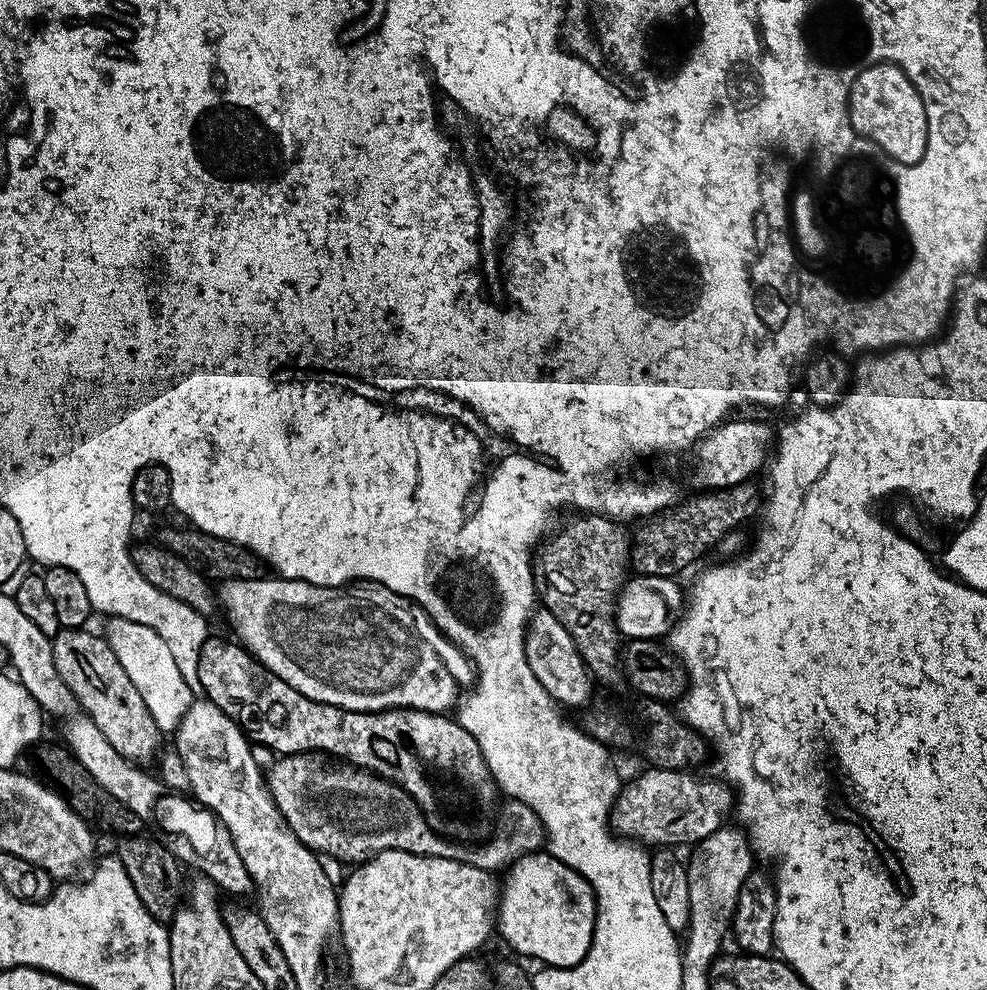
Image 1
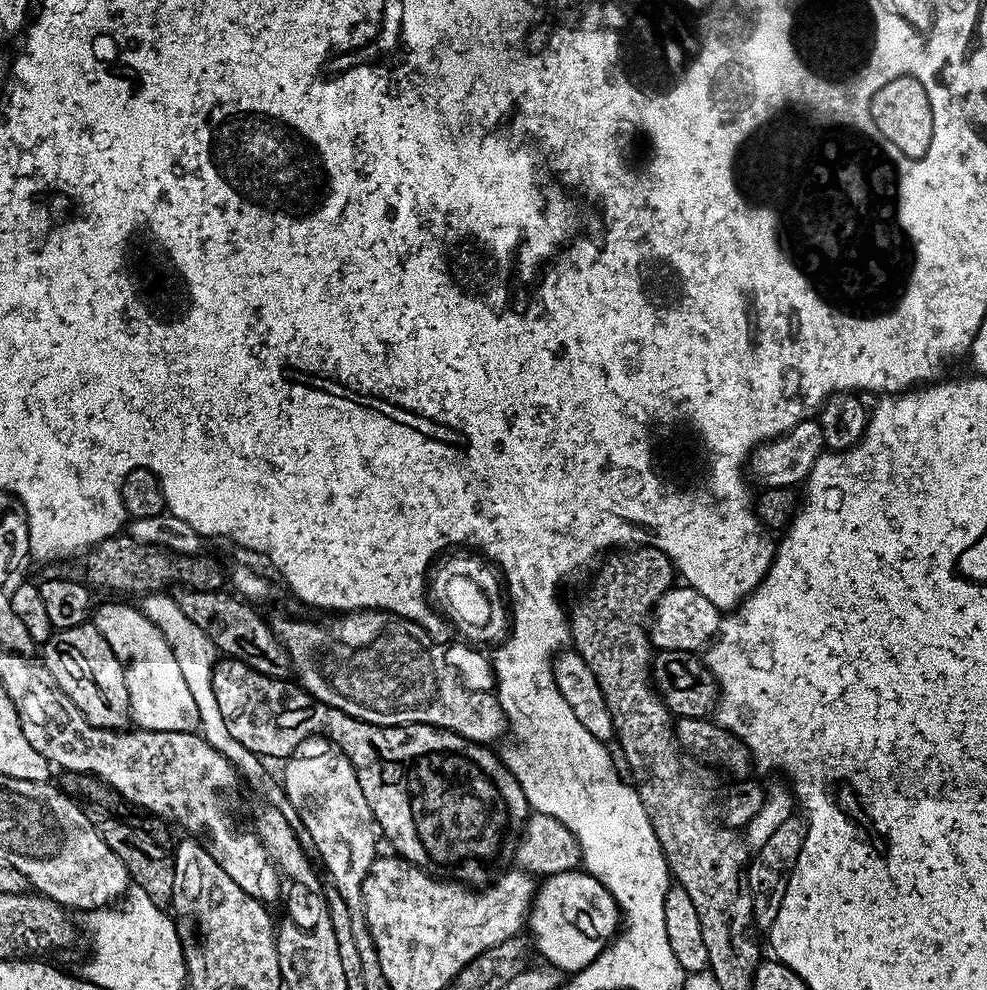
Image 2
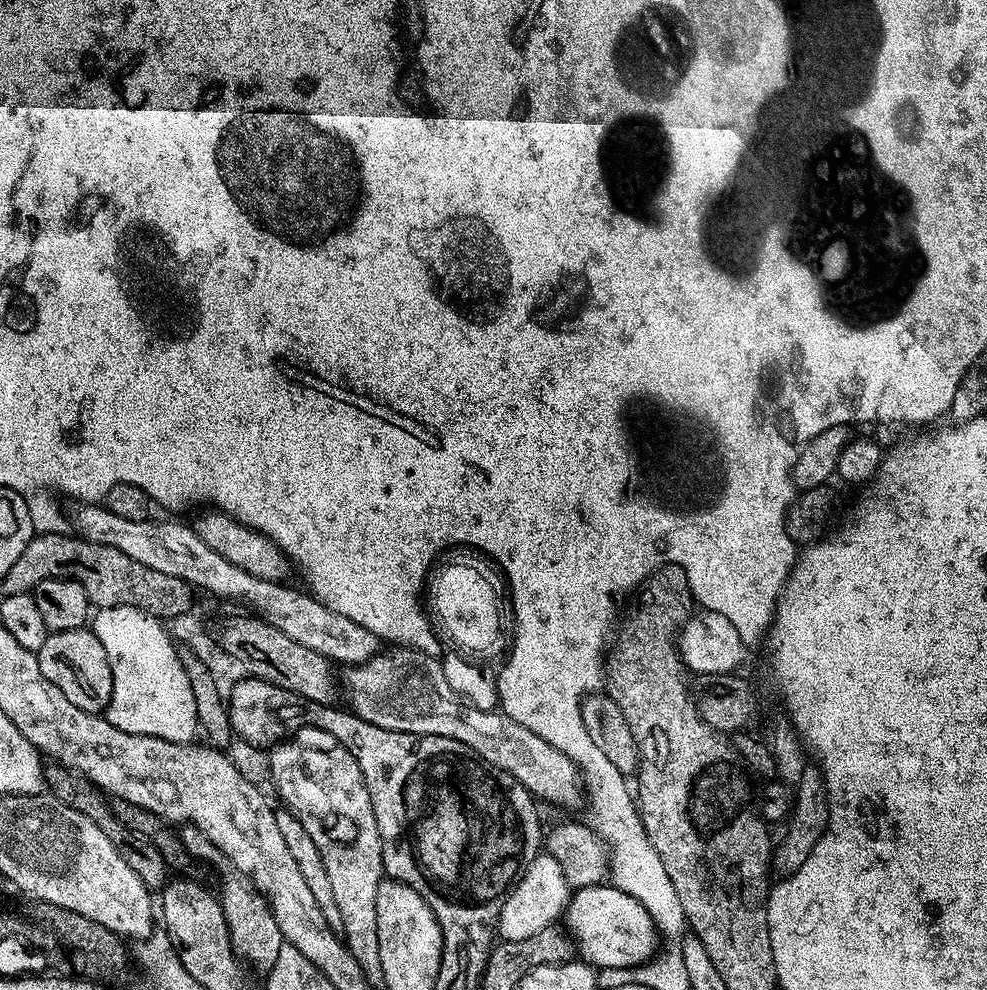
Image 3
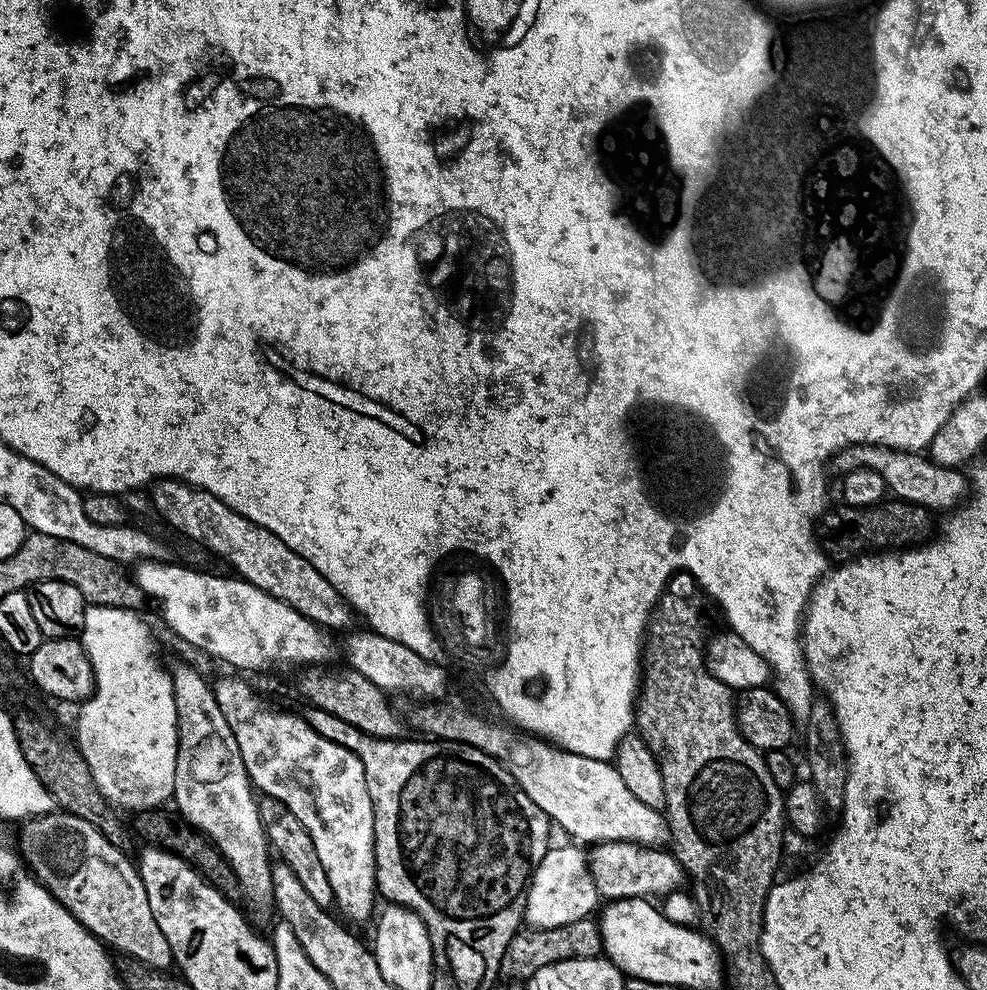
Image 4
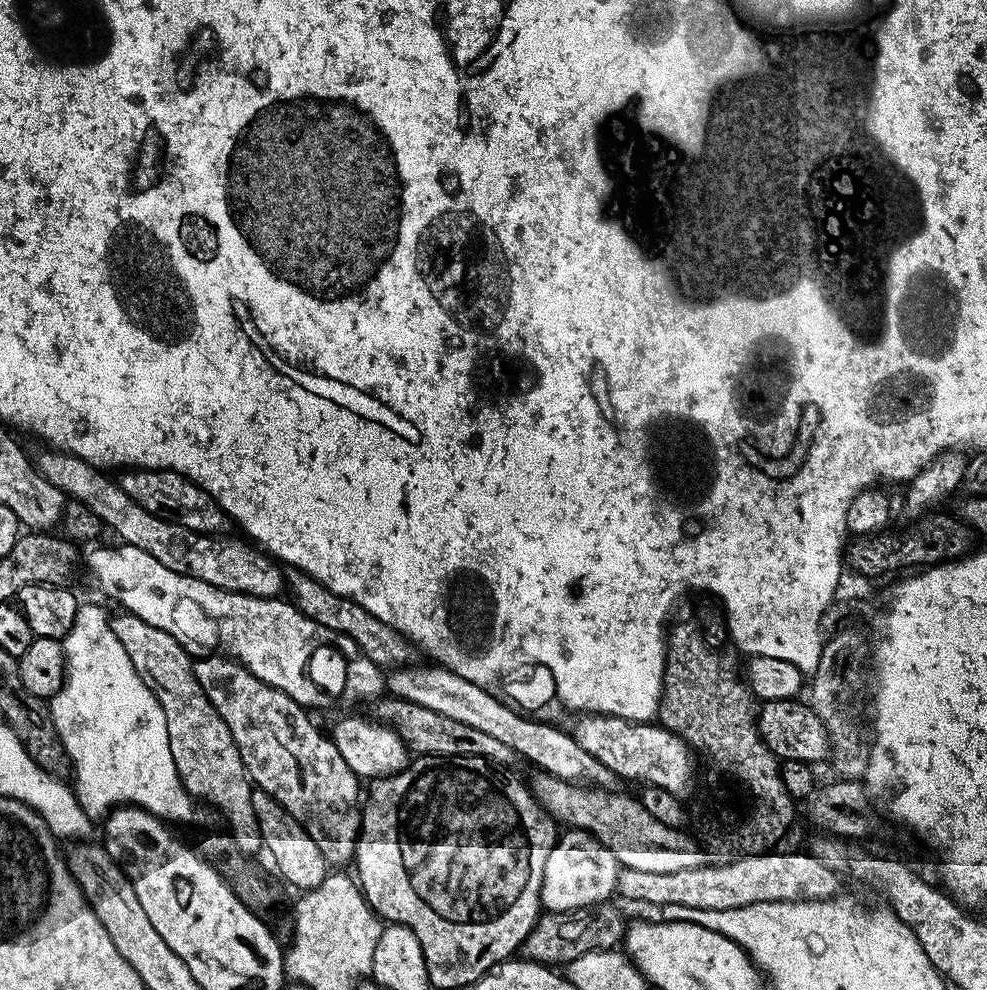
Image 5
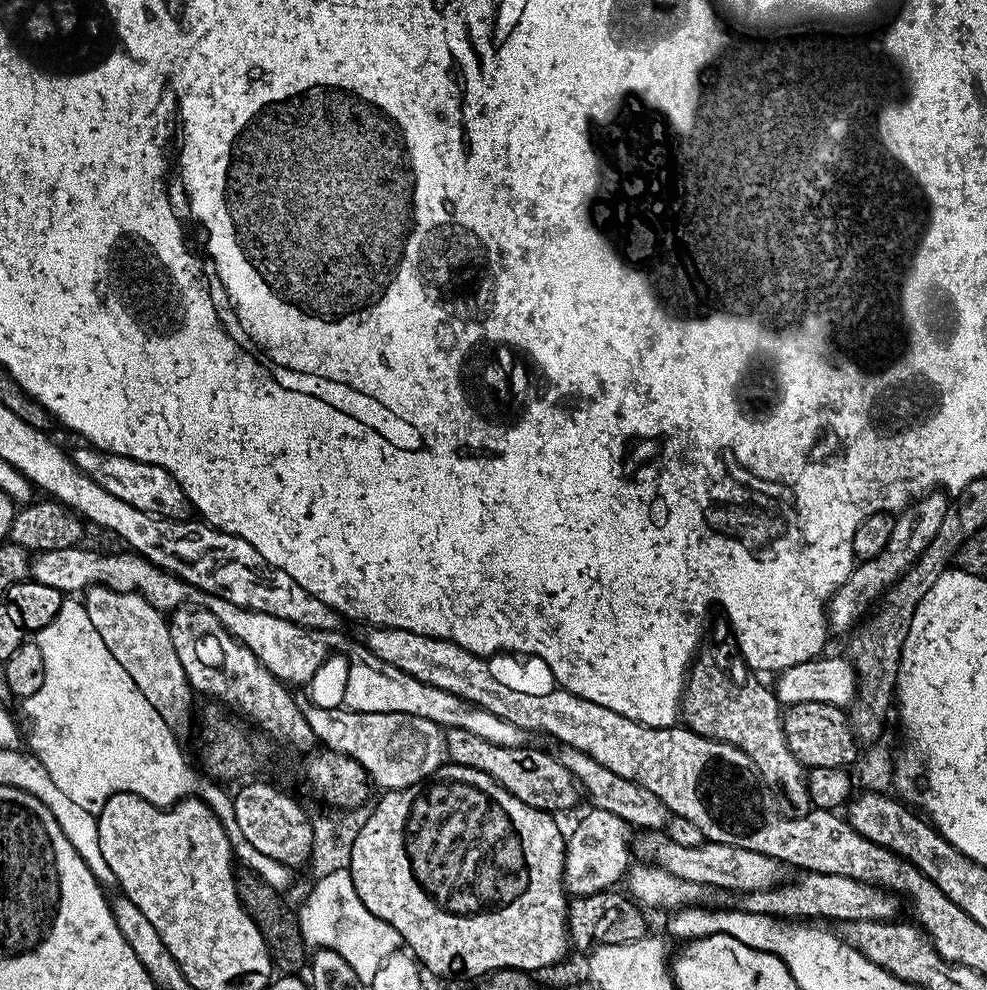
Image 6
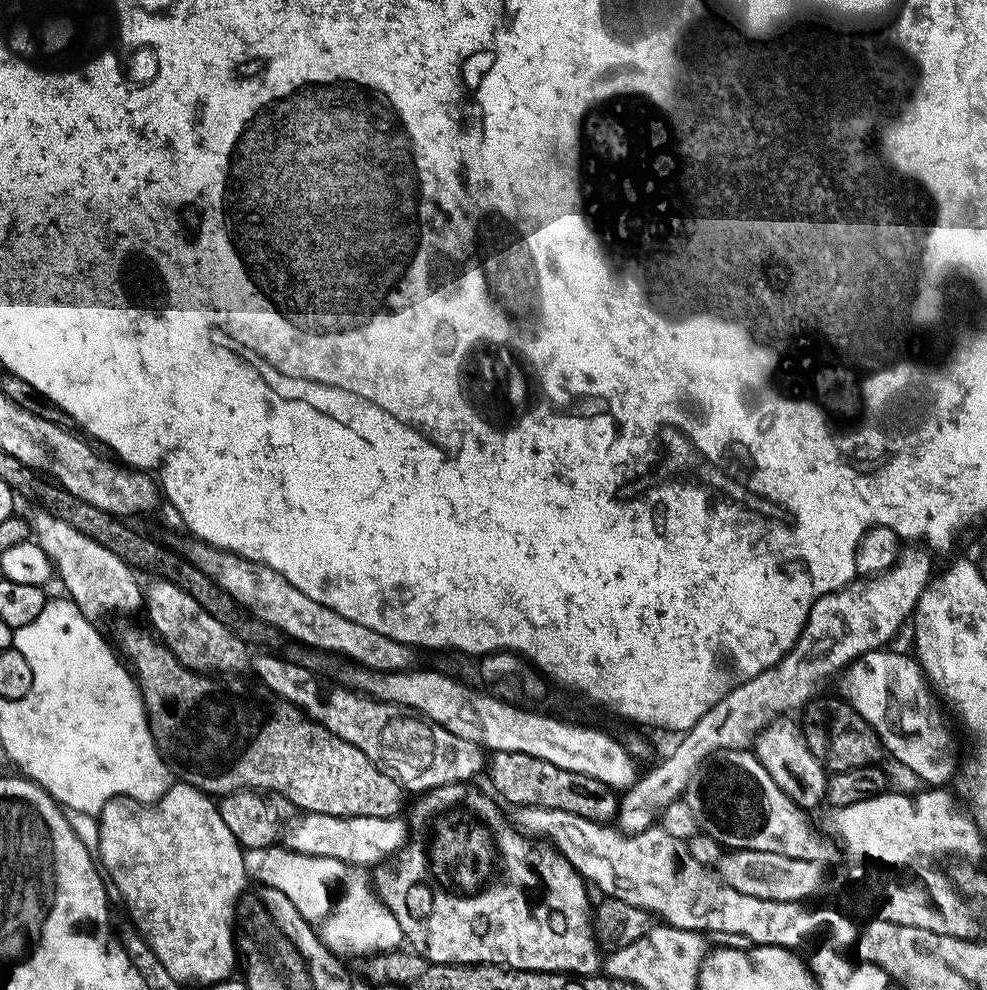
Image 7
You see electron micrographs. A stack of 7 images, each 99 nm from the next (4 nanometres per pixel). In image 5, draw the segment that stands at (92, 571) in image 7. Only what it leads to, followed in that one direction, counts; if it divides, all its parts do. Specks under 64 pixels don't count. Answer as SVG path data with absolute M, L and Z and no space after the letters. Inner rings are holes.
M121 611L120 616L111 617L114 634L118 634L118 642L130 654L130 662L134 662L134 670L138 670L138 678L146 682L146 686L158 698L162 706L162 714L166 714L166 734L170 738L170 754L174 758L174 766L178 770L180 785L197 801L211 806L222 820L225 820L227 831L235 836L236 844L243 852L256 854L260 852L259 828L255 820L254 807L251 806L251 794L254 785L244 769L242 758L238 754L238 746L230 734L230 726L222 722L218 710L206 698L202 686L198 686L198 678L194 678L193 657L182 647L166 630L158 630L158 626L150 626L150 622L142 622L142 618L132 615L131 612Z

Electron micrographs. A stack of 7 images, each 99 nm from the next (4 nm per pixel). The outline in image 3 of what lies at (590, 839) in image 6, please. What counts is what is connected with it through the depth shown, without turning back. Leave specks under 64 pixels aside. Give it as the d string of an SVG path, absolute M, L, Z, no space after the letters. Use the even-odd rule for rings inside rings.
M547 854L535 856L515 881L512 891L504 897L498 921L499 935L506 940L517 940L530 938L530 934L538 934L538 930L553 927L563 917L569 899L570 885L562 874L562 866Z

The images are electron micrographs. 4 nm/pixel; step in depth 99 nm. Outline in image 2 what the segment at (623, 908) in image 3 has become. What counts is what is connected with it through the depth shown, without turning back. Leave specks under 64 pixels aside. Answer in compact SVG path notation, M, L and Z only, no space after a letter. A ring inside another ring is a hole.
M573 870L545 876L539 881L526 928L532 931L530 940L535 951L537 948L553 969L564 974L575 974L590 966L590 962L604 952L621 924L616 899L608 893L606 886L602 886L602 882L588 872Z

